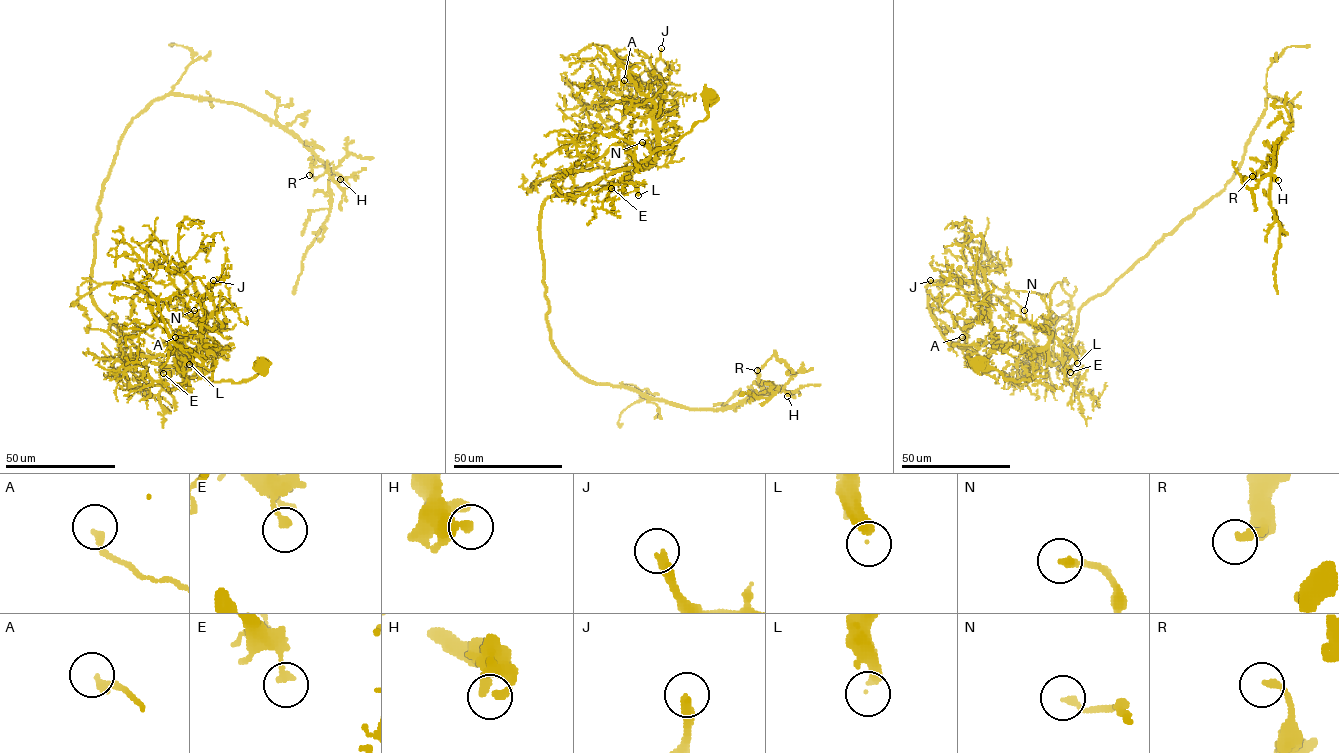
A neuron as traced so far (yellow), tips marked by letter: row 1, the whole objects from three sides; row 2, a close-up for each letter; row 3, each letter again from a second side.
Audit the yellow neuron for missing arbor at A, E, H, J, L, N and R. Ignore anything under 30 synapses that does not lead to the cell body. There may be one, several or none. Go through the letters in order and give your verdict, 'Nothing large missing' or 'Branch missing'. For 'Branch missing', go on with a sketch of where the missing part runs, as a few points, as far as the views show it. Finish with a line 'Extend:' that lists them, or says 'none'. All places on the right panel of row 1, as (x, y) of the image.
A: Nothing large missing
E: Nothing large missing
H: Nothing large missing
J: Nothing large missing
L: Branch missing. Course of what is missing: (1077, 363), (1083, 366), (1087, 379), (1099, 371), (1103, 360)
N: Nothing large missing
R: Nothing large missing
Extend: L

